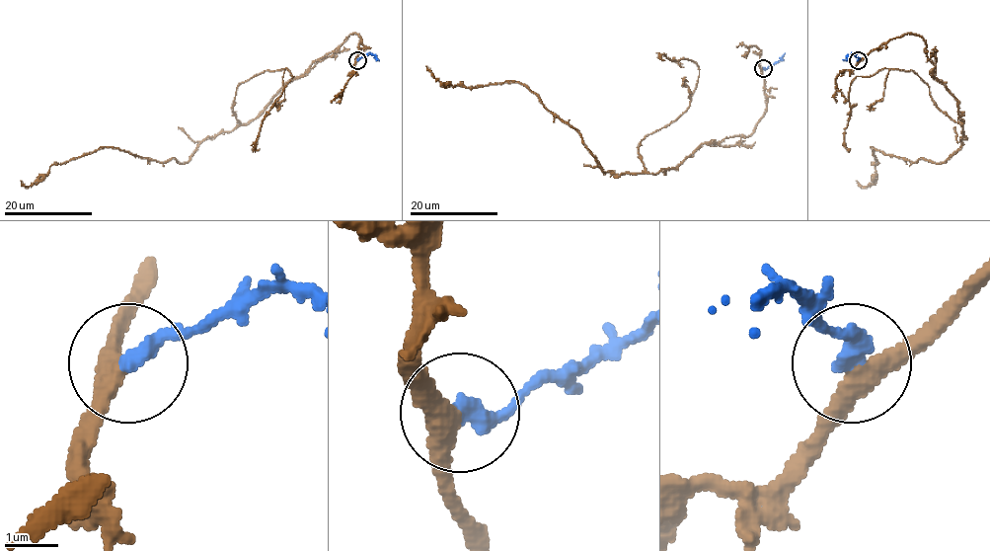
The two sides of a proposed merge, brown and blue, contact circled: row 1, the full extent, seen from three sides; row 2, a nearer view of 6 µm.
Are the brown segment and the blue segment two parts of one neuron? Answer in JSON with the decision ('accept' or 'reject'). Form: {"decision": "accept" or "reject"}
{"decision": "accept"}

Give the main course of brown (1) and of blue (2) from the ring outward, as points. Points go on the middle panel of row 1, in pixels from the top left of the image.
1: (763, 68), (766, 111), (748, 136), (700, 145), (659, 173), (619, 175), (518, 82), (443, 86), (425, 66)
2: (763, 68), (776, 64), (785, 52)

